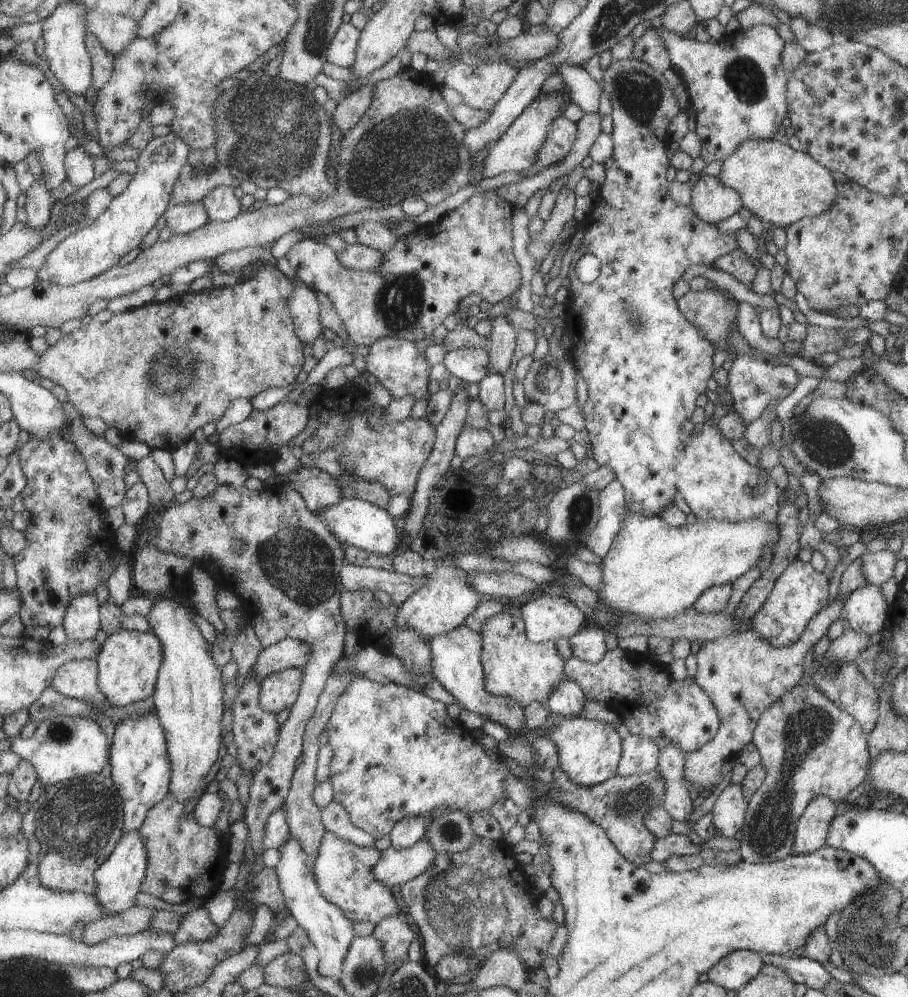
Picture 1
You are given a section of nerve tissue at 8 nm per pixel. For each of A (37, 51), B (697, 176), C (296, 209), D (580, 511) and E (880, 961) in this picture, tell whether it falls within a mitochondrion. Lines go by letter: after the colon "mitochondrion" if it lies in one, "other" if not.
A: other
B: other
C: other
D: mitochondrion
E: mitochondrion

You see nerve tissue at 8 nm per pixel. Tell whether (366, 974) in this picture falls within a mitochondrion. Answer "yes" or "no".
yes

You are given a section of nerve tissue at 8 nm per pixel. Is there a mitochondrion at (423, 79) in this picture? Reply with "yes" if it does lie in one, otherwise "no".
no

